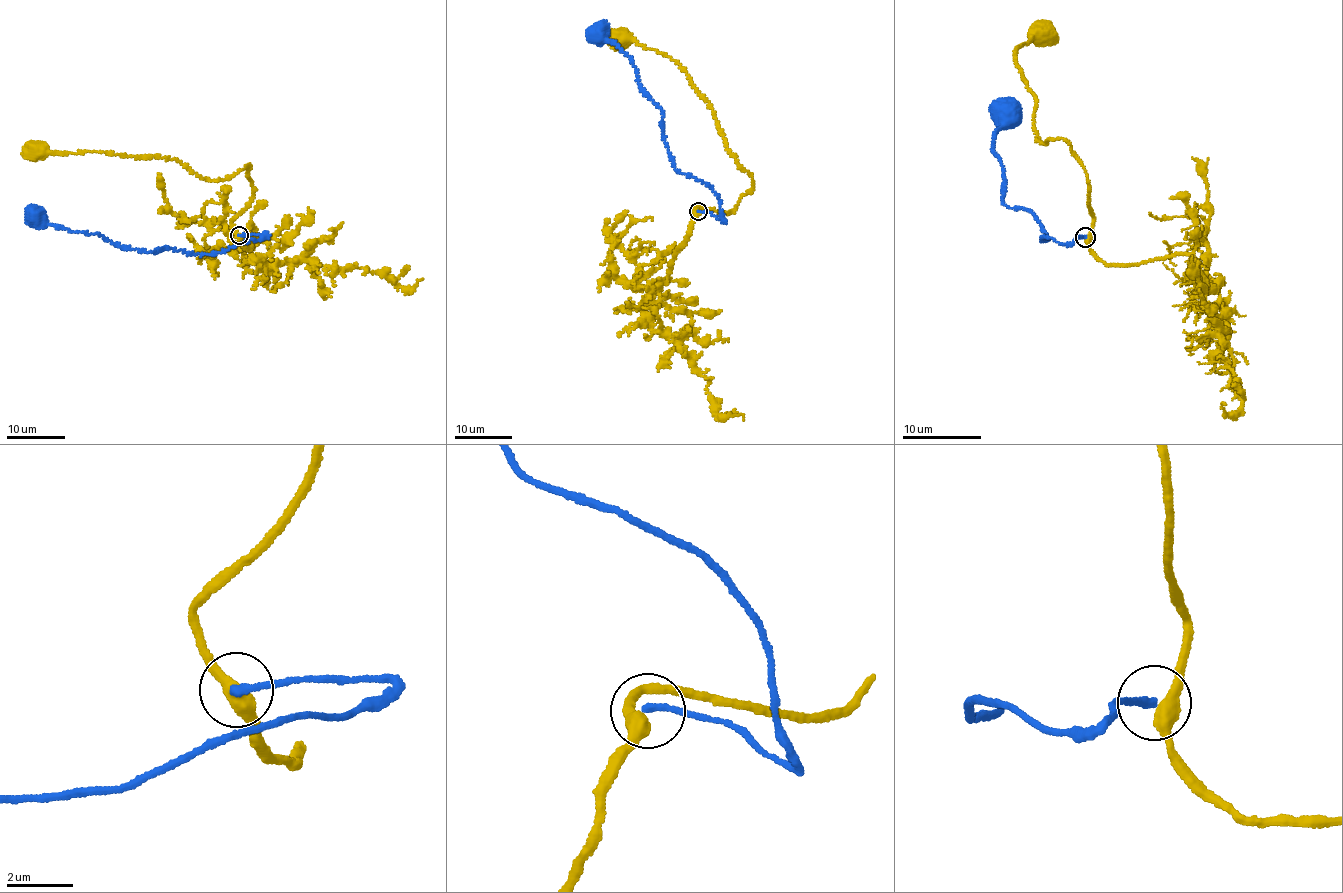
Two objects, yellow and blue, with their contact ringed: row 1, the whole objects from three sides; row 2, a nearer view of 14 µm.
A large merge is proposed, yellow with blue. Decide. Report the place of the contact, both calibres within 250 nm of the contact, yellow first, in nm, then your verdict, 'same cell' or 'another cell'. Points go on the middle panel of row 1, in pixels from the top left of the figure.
(698, 211) | 400/240 nm | another cell

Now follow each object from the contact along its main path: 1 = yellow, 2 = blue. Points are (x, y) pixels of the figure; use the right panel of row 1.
1: (1086, 237), (1094, 216), (1088, 174), (1063, 138), (1042, 144), (1037, 136), (1015, 56), (1032, 37), (1047, 36)
2: (1086, 237), (1042, 240), (1049, 239), (1026, 208), (1003, 203), (993, 143), (1009, 112)

